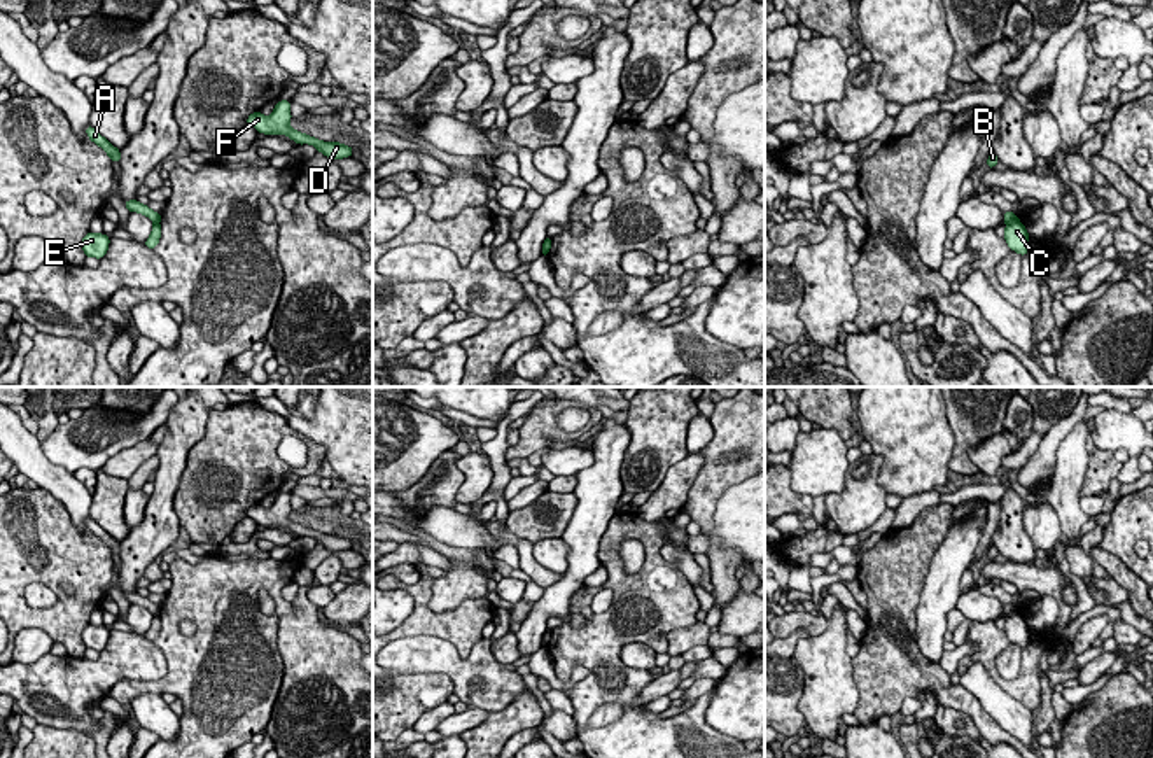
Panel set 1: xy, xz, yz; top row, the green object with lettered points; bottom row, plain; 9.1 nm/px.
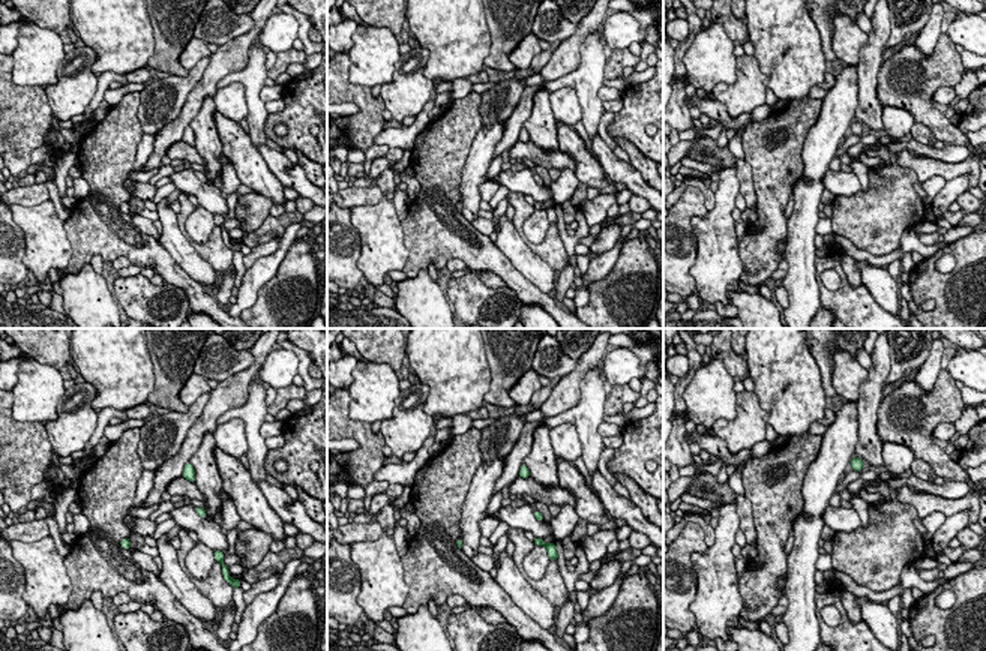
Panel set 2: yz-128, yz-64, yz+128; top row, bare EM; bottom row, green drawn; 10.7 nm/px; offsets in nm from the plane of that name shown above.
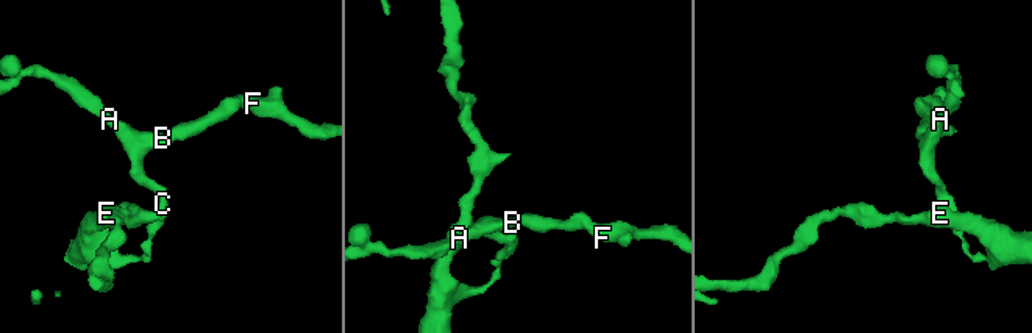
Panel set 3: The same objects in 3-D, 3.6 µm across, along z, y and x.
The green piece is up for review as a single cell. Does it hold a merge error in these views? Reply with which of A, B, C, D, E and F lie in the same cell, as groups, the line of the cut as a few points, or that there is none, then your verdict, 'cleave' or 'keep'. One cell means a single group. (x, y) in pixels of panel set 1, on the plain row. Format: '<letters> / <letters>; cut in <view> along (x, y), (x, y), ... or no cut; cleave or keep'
A B D F / C E; cut in xy along (154, 615), (158, 617); cleave

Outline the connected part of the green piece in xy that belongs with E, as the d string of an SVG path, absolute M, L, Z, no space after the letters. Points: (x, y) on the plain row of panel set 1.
M89 623L82 630L82 642L87 649L101 651L108 642L108 635L110 635L110 630L105 625L96 627Z

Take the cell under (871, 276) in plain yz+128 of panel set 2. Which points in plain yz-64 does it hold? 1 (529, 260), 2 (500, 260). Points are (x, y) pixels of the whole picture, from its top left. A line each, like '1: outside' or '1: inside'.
1: inside
2: outside

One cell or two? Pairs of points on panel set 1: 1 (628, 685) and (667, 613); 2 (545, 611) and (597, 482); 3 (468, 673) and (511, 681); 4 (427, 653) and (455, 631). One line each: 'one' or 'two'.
1: one
2: one
3: one
4: two

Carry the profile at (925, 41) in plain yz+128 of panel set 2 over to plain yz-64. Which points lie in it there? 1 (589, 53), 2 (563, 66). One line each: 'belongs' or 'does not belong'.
1: belongs
2: does not belong

